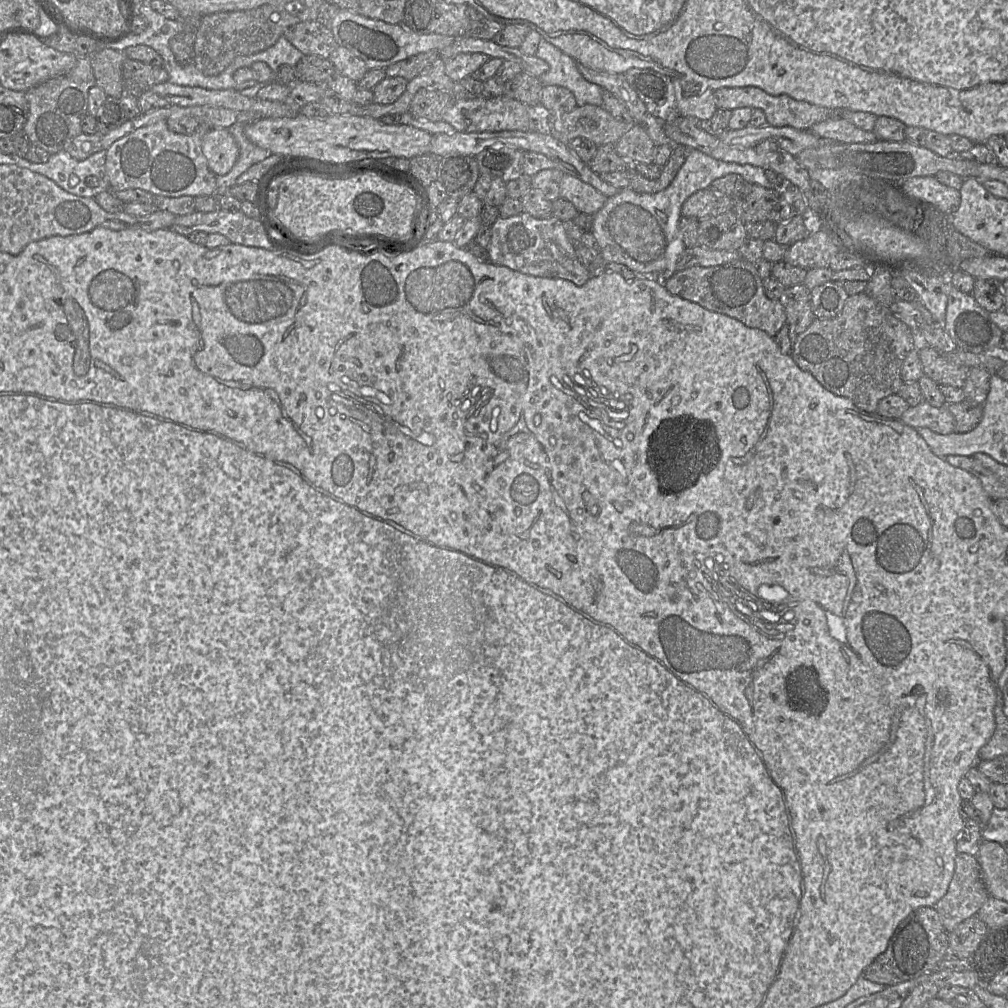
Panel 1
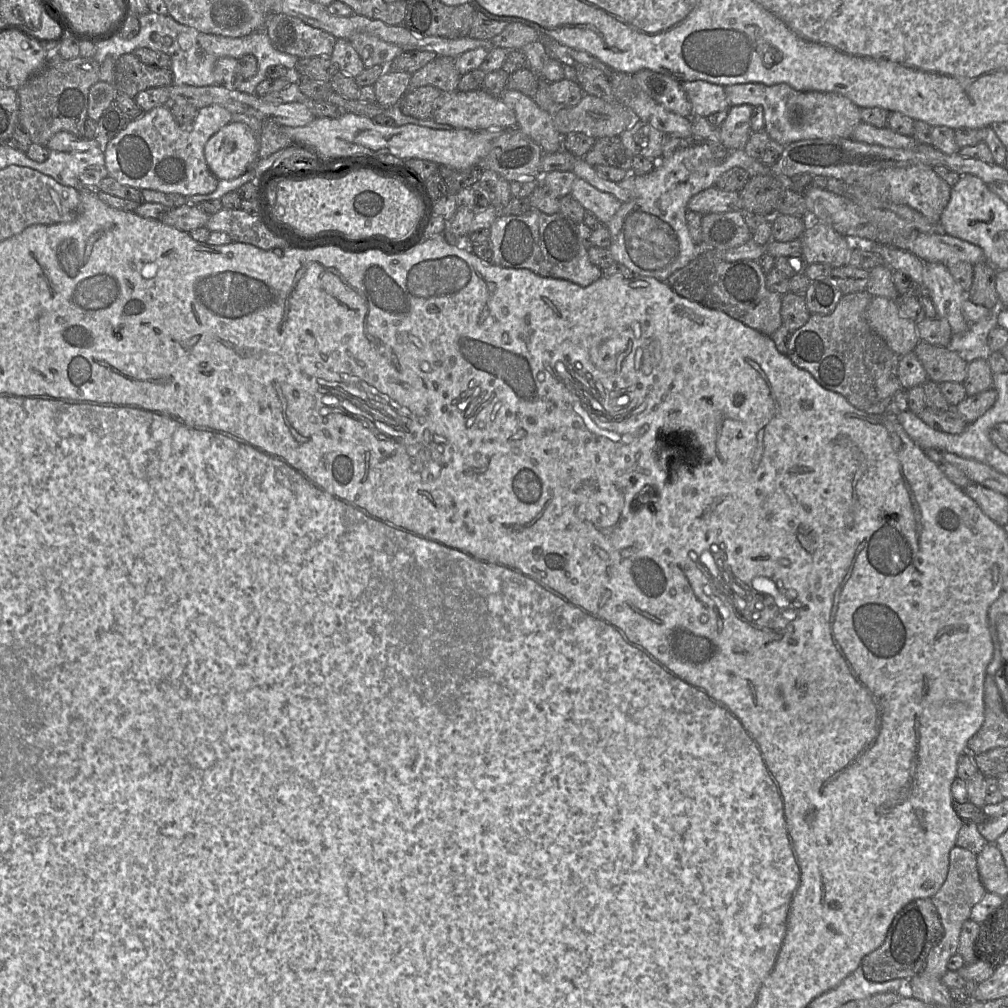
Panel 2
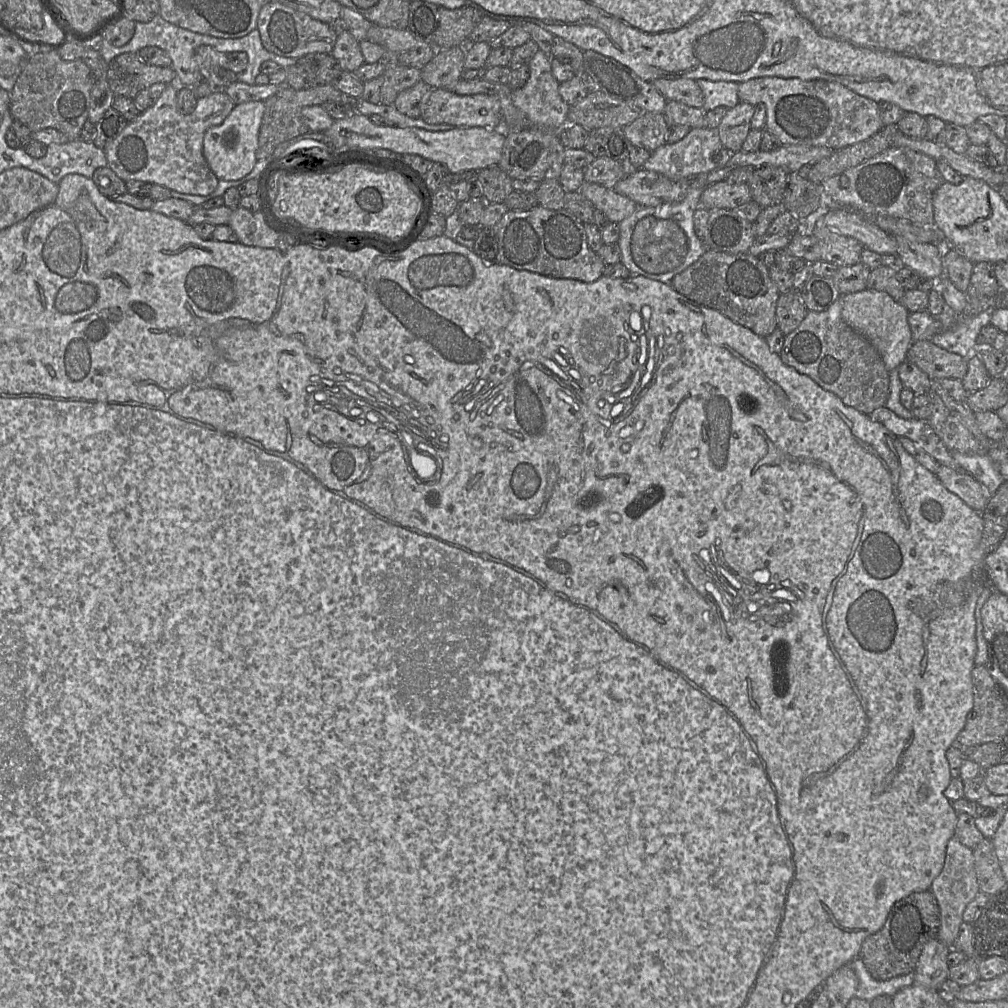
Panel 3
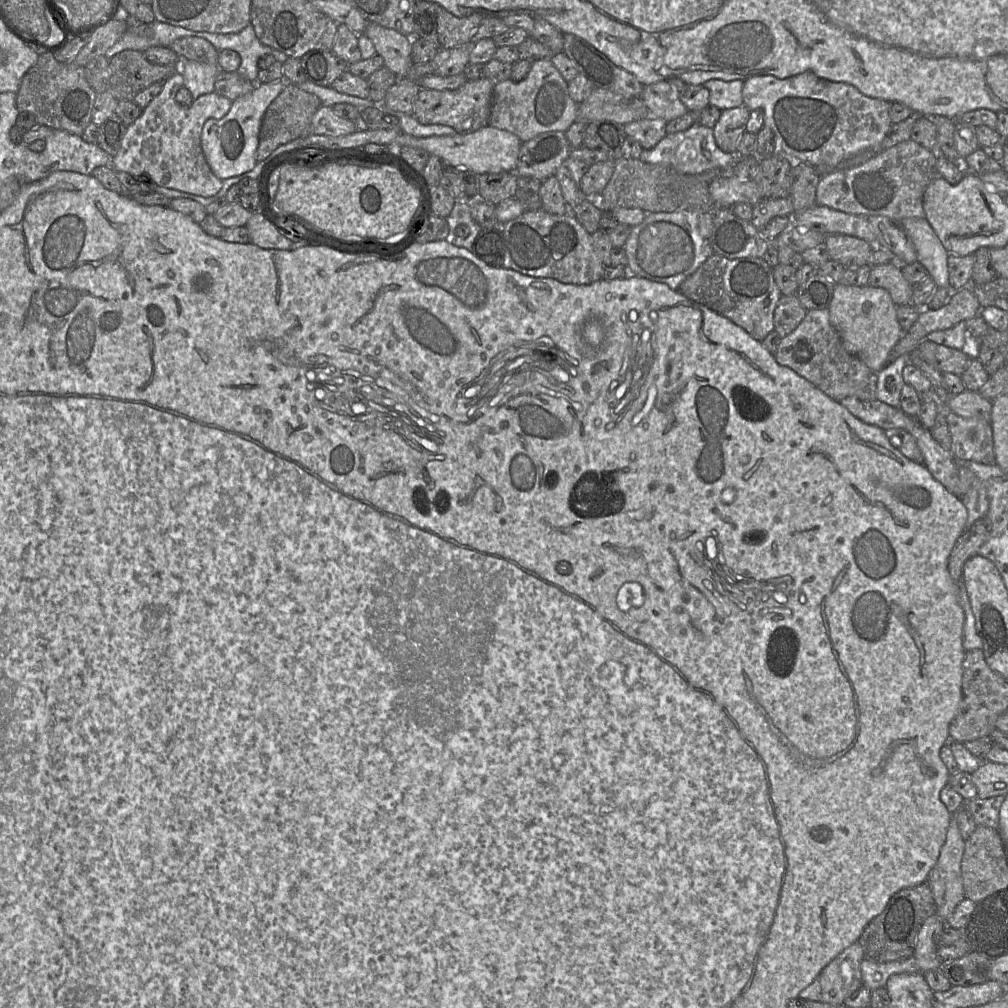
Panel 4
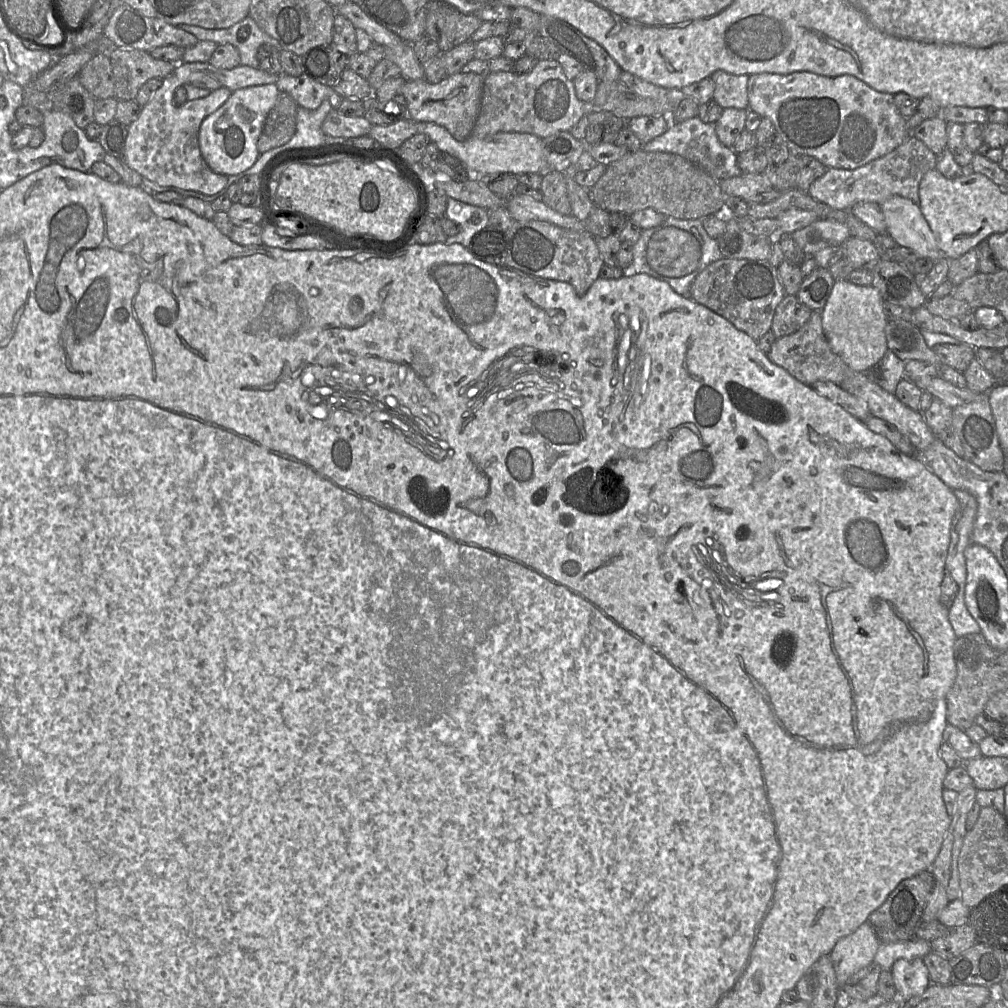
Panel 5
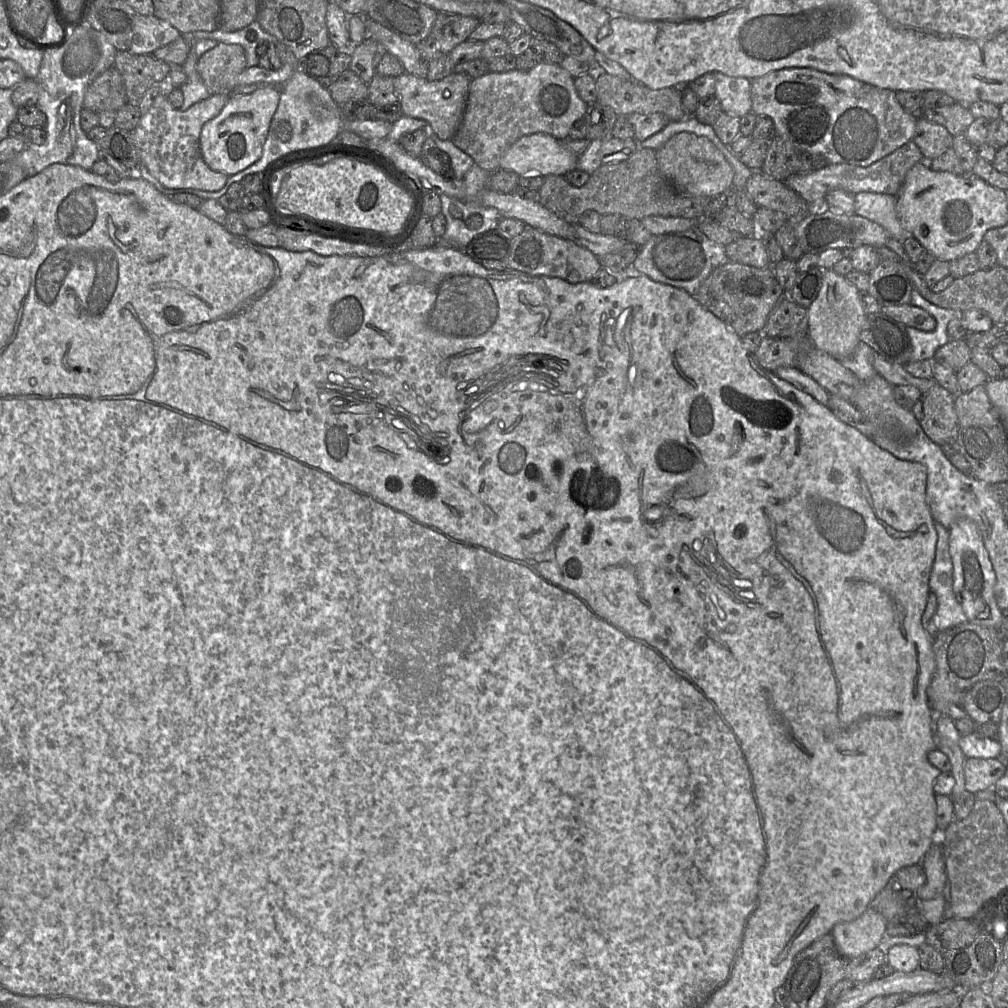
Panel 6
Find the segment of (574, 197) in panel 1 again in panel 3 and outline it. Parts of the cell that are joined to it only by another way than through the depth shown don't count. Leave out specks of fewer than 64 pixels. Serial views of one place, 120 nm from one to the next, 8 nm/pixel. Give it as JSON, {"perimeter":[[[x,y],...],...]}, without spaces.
{"perimeter":[[[583,182],[578,191],[612,223],[620,223],[638,208],[638,205],[629,198],[598,184]]]}

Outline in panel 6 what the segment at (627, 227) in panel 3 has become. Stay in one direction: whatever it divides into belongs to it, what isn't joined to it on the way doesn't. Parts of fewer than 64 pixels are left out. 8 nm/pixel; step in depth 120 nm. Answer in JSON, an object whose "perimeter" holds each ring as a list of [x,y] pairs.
{"perimeter":[[[696,225],[686,231],[651,235],[650,239],[641,246],[640,253],[632,265],[655,282],[684,289],[695,296],[712,271],[728,261],[730,260],[725,245],[709,239]]]}

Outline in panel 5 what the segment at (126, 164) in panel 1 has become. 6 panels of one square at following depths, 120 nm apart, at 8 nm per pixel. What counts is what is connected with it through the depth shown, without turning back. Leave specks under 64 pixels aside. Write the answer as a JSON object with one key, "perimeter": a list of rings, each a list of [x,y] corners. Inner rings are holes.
{"perimeter":[[[207,62],[176,64],[174,71],[162,79],[161,86],[142,106],[138,118],[128,125],[124,162],[142,177],[159,186],[175,186],[205,195],[218,193],[225,187],[228,175],[213,172],[201,156],[198,131],[202,121],[223,105],[233,91],[250,86],[273,84],[278,79],[279,75],[245,65],[233,69],[219,69]],[[198,77],[211,77],[222,87],[211,91],[206,97],[186,101],[182,106],[175,106],[173,94],[176,88],[189,84]]]}

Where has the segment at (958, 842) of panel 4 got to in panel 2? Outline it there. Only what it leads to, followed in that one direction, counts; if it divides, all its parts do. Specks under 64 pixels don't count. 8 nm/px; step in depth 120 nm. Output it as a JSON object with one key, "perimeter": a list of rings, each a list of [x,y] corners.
{"perimeter":[[[953,846],[949,853],[949,869],[945,882],[931,898],[939,914],[944,934],[941,941],[930,951],[923,973],[942,979],[947,971],[947,963],[957,953],[963,923],[970,918],[971,910],[986,893],[977,866],[977,855],[968,849]]]}

